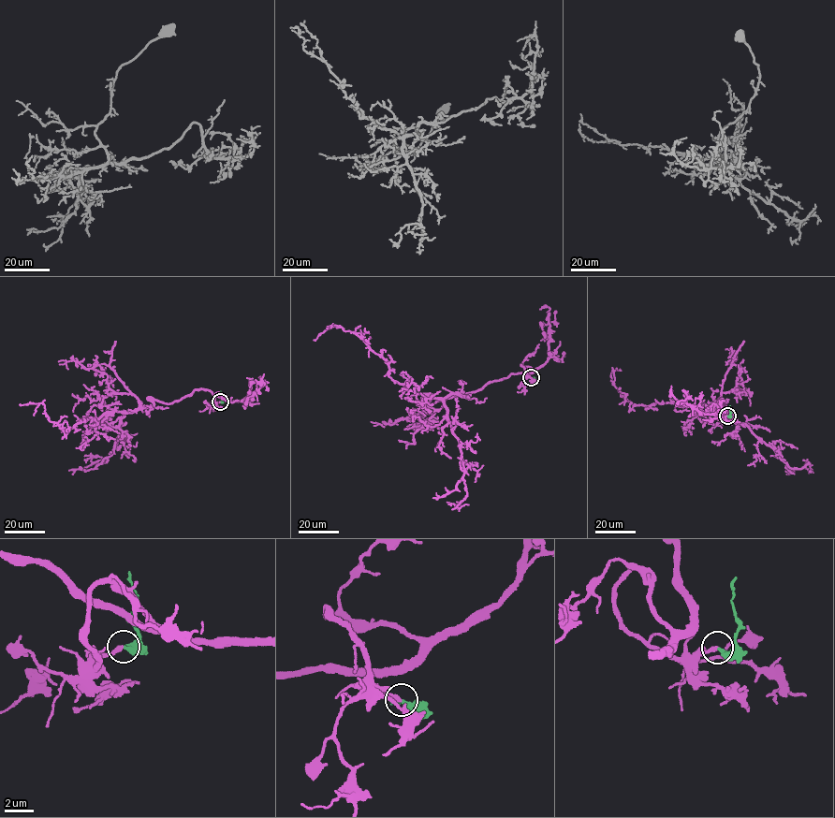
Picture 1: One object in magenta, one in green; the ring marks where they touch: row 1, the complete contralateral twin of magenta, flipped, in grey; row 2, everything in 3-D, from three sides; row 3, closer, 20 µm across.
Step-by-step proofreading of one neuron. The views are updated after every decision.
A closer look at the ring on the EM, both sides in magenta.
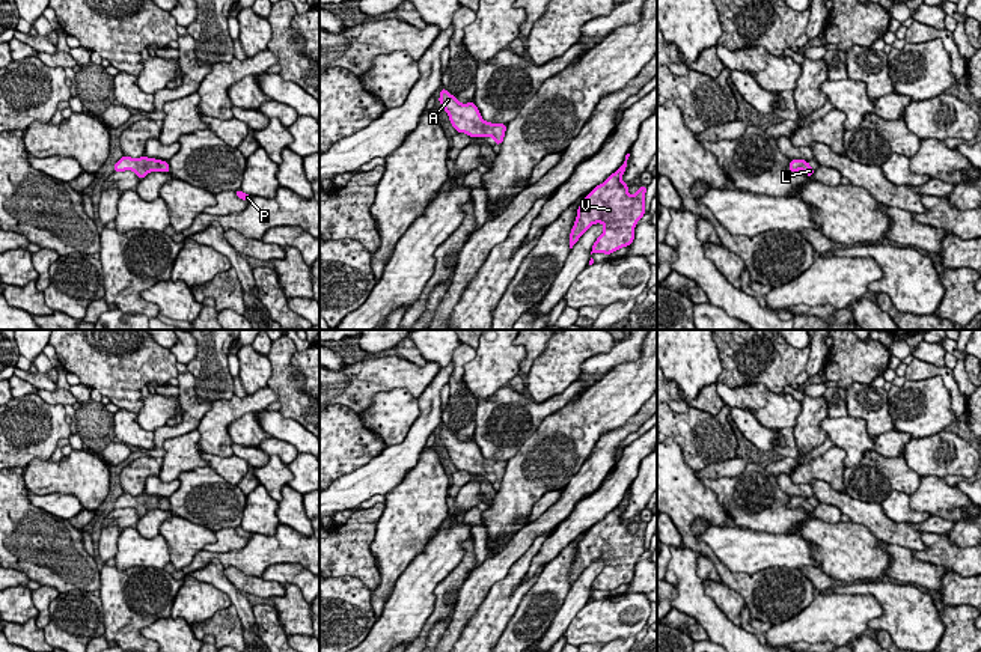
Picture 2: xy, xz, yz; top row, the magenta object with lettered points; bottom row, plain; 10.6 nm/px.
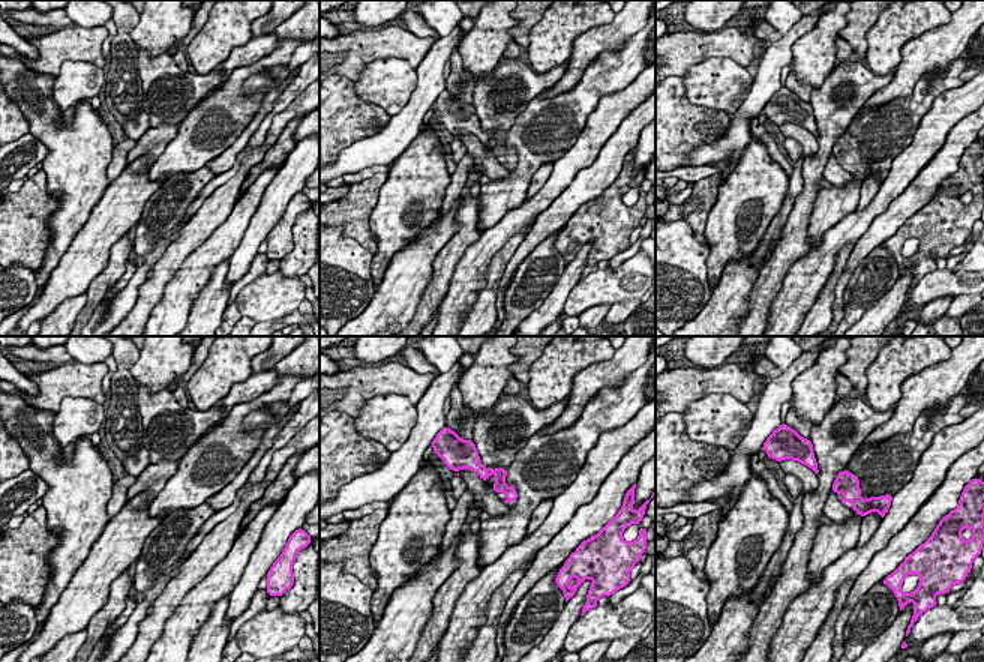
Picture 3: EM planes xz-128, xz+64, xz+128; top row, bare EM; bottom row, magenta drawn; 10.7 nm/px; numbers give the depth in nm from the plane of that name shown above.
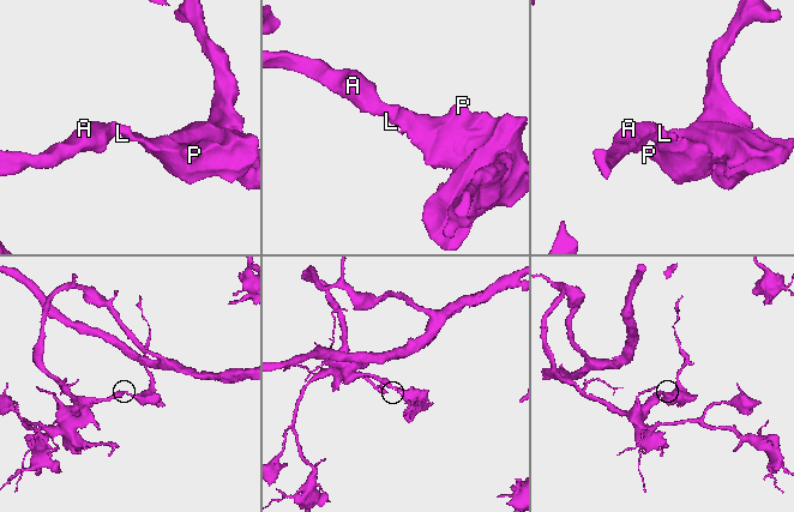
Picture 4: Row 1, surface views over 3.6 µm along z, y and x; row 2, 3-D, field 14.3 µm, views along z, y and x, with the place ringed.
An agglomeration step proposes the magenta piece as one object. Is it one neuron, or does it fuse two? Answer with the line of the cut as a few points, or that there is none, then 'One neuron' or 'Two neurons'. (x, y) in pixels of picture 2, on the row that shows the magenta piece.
No split. One neuron

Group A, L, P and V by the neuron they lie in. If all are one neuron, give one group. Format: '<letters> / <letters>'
A L P V

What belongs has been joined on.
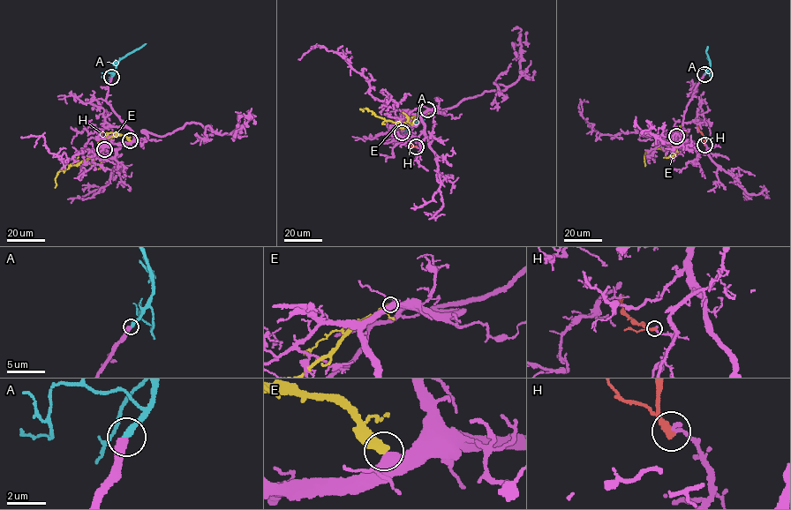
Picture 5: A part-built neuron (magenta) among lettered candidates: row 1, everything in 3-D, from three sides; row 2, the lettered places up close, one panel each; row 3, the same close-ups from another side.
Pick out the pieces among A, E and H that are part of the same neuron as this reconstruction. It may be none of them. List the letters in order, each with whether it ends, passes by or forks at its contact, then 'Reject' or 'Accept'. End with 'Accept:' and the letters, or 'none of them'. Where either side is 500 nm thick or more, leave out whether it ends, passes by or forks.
A: It ends there. Accept
E: Reject
H: It ends there. Reject
Accept: A

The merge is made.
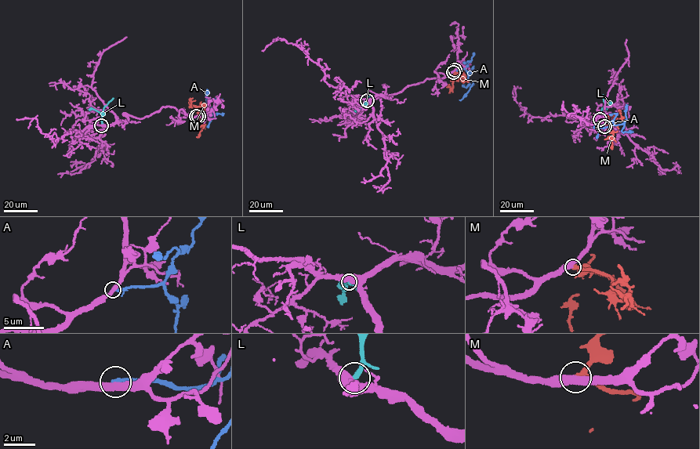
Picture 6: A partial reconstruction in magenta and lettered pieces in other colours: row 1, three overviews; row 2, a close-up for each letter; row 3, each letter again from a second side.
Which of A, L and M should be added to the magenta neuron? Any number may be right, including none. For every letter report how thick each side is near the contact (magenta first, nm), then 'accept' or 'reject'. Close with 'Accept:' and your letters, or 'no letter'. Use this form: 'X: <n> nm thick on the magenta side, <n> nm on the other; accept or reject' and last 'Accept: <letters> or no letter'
A: 360 nm thick on the magenta side, 280 nm on the other; reject
L: 600 nm thick on the magenta side, 320 nm on the other; reject
M: 440 nm thick on the magenta side, 280 nm on the other; accept
Accept: M

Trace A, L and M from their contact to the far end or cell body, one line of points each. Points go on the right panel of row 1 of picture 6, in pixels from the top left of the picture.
A: (603, 126), (605, 128), (611, 124), (623, 124), (623, 132), (632, 131)
L: (600, 119), (604, 106), (603, 95)
M: (604, 126), (615, 118), (613, 117), (622, 118), (619, 110)

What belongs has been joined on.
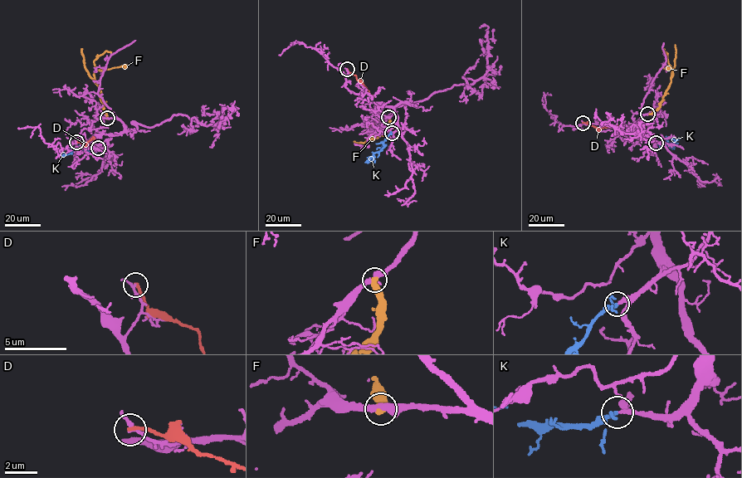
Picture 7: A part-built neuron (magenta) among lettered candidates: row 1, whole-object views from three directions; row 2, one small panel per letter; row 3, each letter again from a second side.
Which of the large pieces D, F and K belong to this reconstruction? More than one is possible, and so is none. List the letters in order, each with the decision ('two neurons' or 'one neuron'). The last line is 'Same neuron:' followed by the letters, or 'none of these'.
D: two neurons
F: two neurons
K: one neuron
Same neuron: K

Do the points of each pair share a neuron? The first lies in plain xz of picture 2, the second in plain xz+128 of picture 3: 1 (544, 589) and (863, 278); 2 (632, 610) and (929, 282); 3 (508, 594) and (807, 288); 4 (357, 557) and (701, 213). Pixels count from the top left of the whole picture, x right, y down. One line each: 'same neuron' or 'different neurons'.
1: same neuron
2: same neuron
3: different neurons
4: same neuron

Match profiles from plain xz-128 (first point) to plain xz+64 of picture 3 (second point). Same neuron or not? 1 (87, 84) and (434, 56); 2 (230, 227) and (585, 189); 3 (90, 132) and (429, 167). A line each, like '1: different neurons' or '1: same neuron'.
1: different neurons
2: different neurons
3: same neuron

